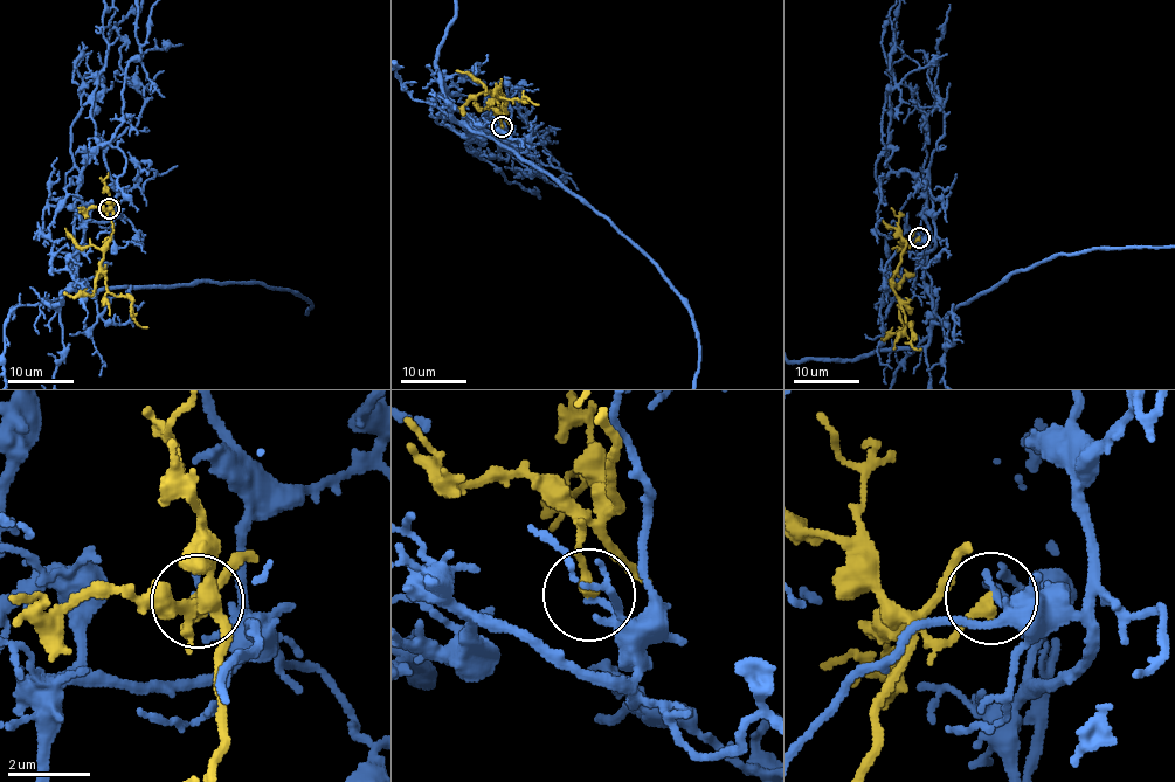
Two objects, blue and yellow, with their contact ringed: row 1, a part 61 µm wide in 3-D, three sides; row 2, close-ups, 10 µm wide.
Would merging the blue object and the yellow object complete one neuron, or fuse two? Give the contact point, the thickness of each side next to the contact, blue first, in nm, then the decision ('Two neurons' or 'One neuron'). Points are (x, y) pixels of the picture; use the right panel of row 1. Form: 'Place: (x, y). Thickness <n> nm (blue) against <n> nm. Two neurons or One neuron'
Place: (919, 237). Thickness 180 nm (blue) against 300 nm. Two neurons

